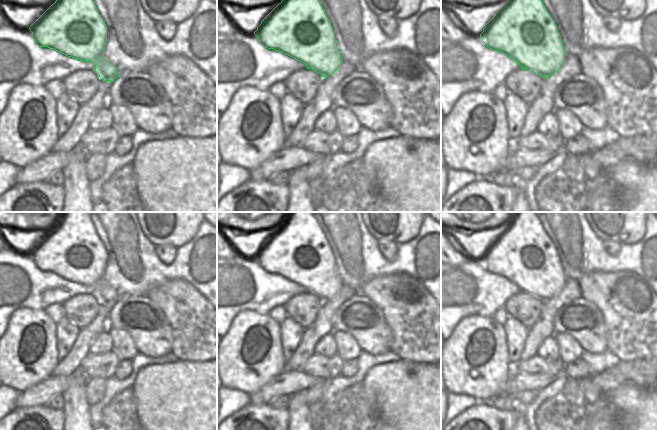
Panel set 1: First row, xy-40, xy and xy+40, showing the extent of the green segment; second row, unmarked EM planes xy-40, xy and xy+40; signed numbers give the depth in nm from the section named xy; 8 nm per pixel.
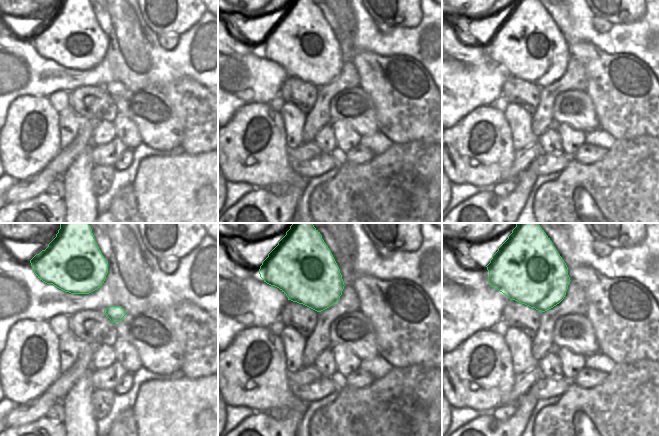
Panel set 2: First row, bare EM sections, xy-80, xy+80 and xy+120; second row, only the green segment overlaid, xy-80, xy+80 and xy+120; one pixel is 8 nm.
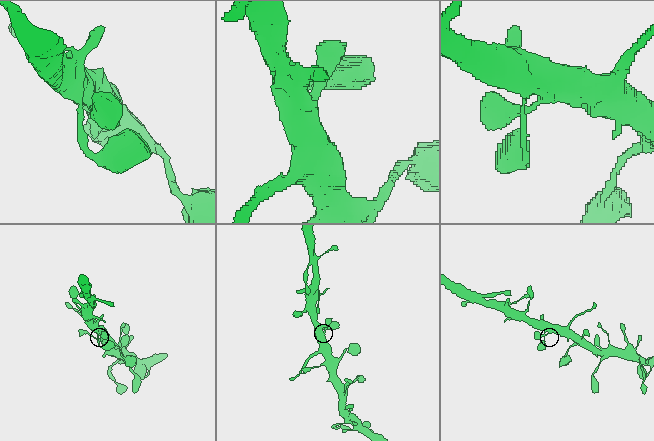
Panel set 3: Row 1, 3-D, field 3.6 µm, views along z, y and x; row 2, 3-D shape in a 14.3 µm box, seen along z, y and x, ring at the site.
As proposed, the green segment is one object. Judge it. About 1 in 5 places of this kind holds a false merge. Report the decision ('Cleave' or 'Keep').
Keep

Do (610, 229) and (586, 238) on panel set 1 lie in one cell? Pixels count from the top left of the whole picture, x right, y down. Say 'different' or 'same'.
different

